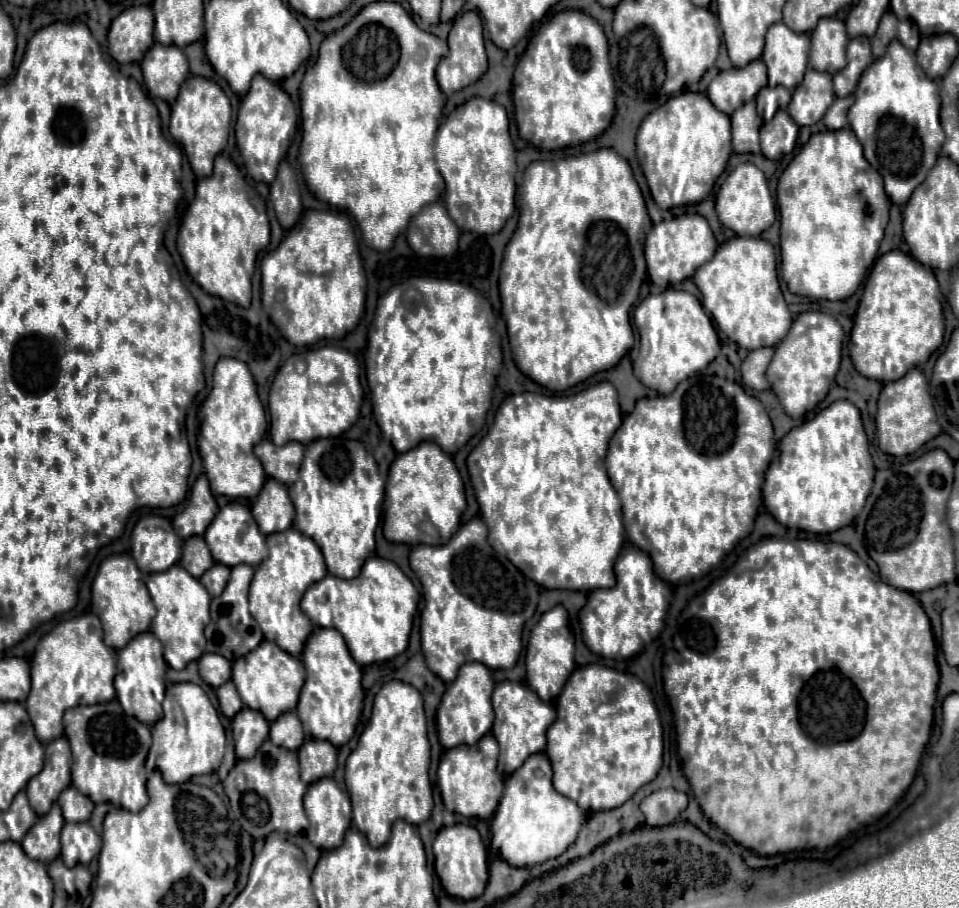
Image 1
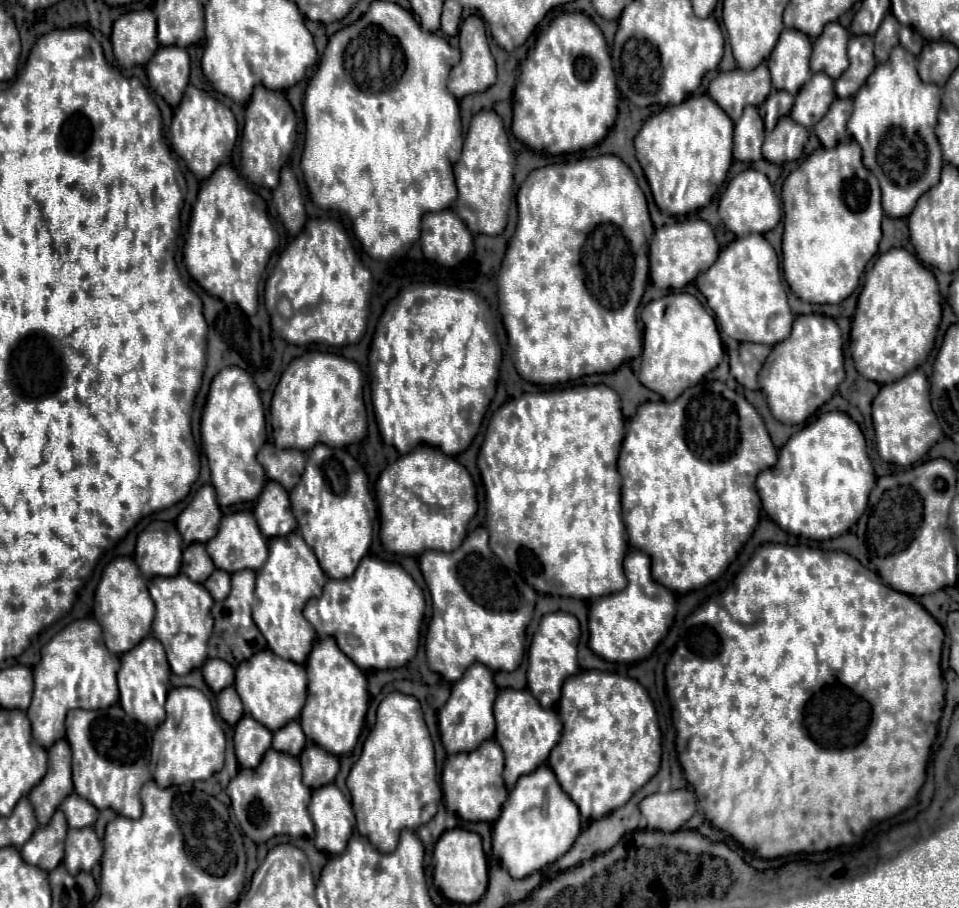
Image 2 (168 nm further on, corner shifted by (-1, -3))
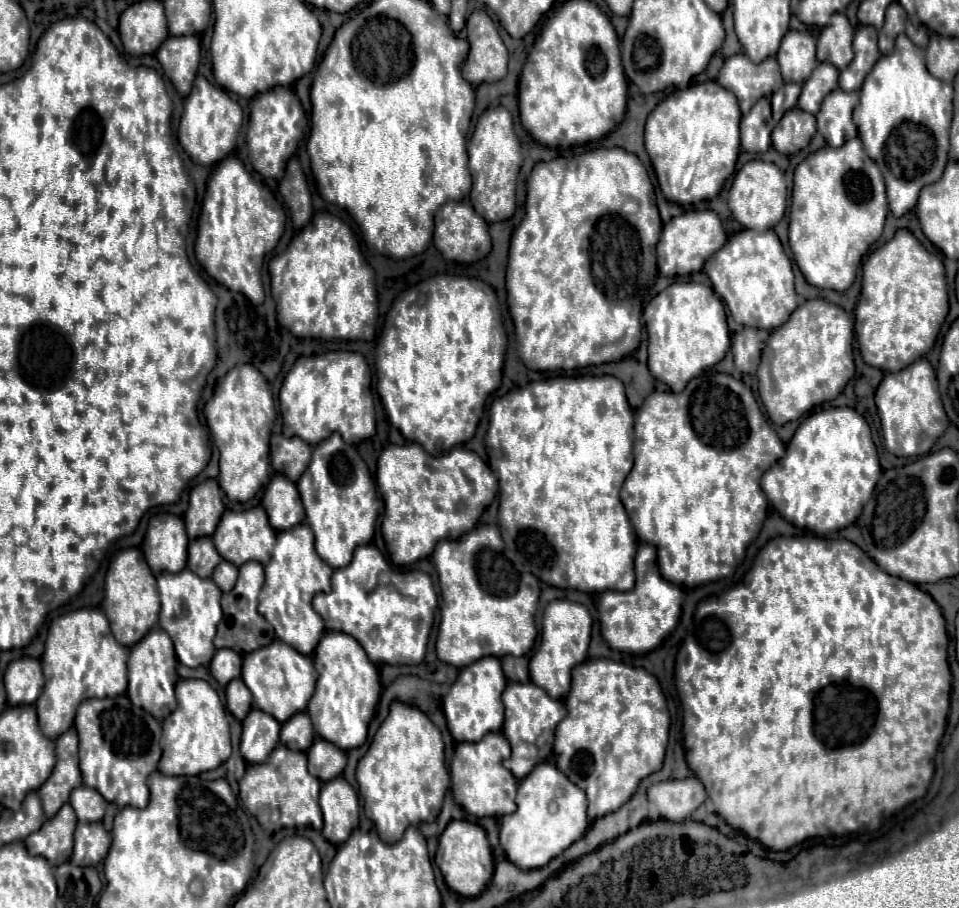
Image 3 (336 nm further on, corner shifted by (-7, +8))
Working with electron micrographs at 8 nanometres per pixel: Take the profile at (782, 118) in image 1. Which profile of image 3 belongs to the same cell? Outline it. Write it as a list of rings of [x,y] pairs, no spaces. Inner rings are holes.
[[[799,108],[789,110],[775,126],[771,140],[773,148],[781,154],[795,154],[805,148],[815,134],[815,116],[801,112]]]

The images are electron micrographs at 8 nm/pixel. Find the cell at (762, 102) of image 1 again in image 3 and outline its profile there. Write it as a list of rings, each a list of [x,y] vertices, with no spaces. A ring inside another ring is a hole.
[[[786,83],[781,89],[772,94],[772,118],[775,122],[778,122],[791,108],[795,108],[799,92],[801,92],[799,84]]]

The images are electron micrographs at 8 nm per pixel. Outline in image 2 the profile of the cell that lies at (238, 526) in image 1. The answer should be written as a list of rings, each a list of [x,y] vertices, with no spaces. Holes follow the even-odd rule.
[[[249,511],[225,515],[219,523],[219,531],[217,531],[215,539],[211,539],[211,543],[207,543],[205,547],[207,547],[207,553],[211,555],[215,567],[223,569],[227,573],[243,571],[243,569],[257,571],[267,561],[267,537],[259,531],[255,517]]]

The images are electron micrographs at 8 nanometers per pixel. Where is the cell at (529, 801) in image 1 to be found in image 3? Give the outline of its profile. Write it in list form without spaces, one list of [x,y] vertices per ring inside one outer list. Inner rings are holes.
[[[541,762],[525,780],[519,782],[517,810],[509,816],[501,816],[501,846],[507,858],[523,868],[541,868],[551,858],[559,856],[575,840],[583,836],[589,826],[587,796],[577,788],[555,764]]]

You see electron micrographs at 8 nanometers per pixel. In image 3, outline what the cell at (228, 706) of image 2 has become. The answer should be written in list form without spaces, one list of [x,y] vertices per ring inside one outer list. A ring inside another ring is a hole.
[[[237,678],[237,680],[231,680],[227,684],[227,708],[229,712],[237,718],[237,720],[243,720],[247,716],[247,712],[251,710],[251,702],[253,702],[253,696],[249,692],[249,688],[245,688],[243,680]]]

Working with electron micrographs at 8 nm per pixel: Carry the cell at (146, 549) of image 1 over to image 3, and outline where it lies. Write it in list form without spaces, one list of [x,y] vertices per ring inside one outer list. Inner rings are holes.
[[[175,514],[151,518],[141,550],[153,572],[179,572],[187,564],[185,522]]]

